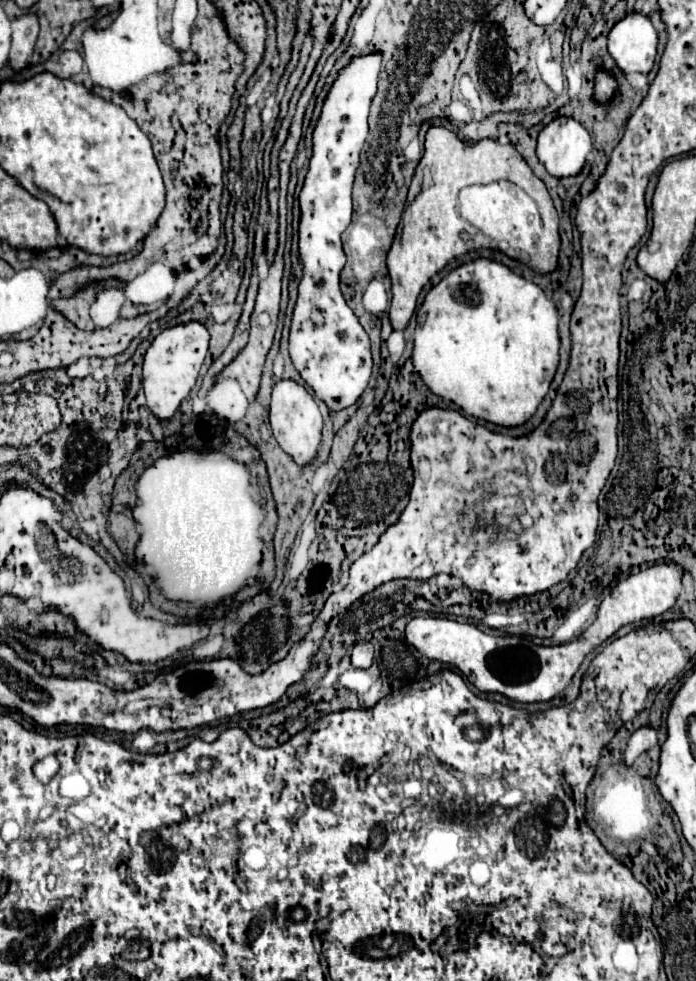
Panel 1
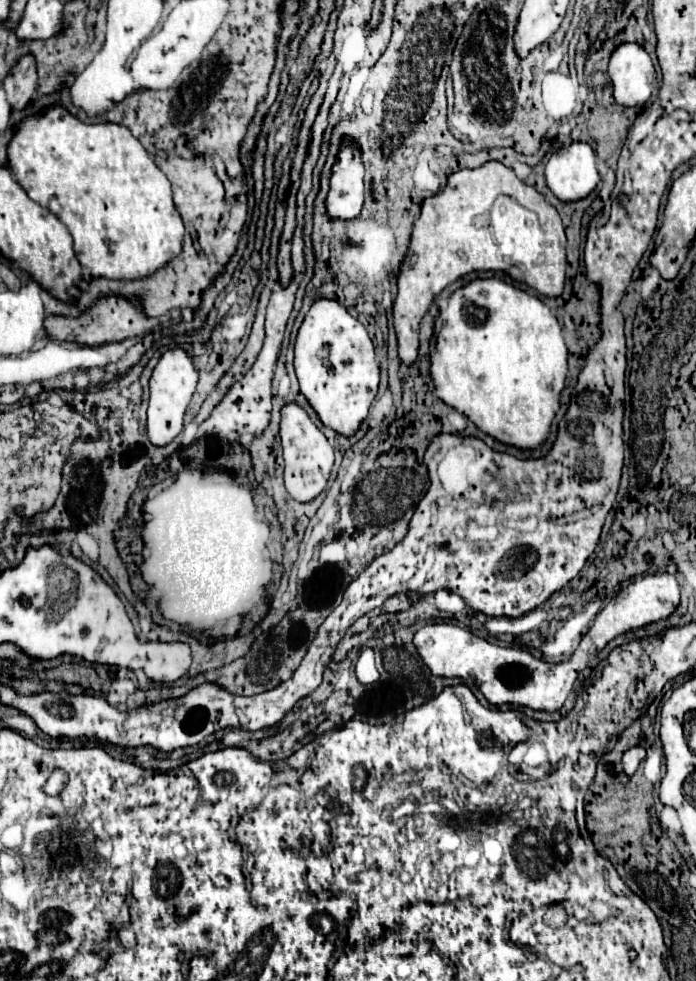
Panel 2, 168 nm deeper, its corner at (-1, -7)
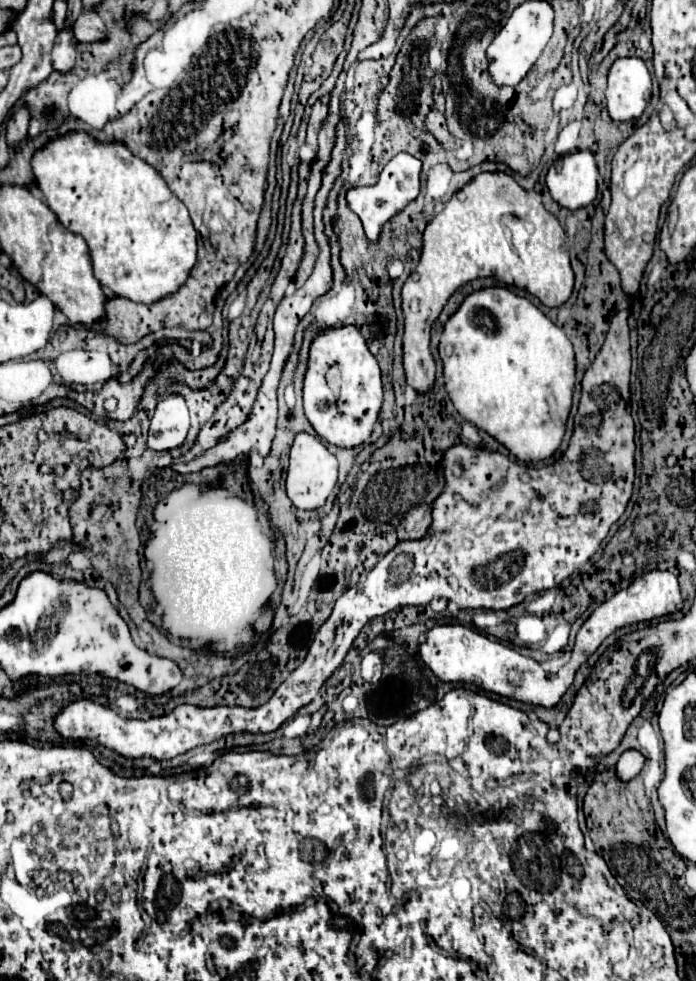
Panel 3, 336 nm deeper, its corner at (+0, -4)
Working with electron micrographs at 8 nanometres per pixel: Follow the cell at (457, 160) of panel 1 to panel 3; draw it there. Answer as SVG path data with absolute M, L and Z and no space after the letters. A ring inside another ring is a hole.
M479 172L447 202L441 214L435 214L423 230L423 250L415 272L405 280L401 308L405 316L403 366L407 382L417 392L427 392L435 382L435 362L429 352L429 334L433 320L441 314L449 296L465 282L479 276L495 276L517 288L529 290L545 306L561 306L573 290L573 270L565 244L565 230L557 218L543 208L535 192L521 188L507 172ZM513 214L533 224L545 224L545 238L537 240L537 264L523 264L523 254L513 250L501 218Z

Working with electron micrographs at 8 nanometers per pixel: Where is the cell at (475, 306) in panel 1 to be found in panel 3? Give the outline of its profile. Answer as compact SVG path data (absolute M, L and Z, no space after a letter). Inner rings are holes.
M491 286L491 288L481 288L471 292L463 304L455 310L455 314L451 314L451 318L447 320L447 324L443 326L443 334L441 334L441 342L439 342L439 356L443 362L443 376L445 376L445 390L455 406L455 410L471 424L475 424L477 428L485 430L487 434L491 434L497 442L501 442L505 448L509 448L511 454L515 454L519 460L523 462L537 462L543 458L549 458L561 444L561 438L565 434L565 424L567 424L567 416L571 410L571 396L573 396L573 386L575 386L575 358L573 358L573 350L571 350L571 342L567 340L565 332L555 326L533 302L529 302L525 296L519 296L515 292L511 292L505 286Z

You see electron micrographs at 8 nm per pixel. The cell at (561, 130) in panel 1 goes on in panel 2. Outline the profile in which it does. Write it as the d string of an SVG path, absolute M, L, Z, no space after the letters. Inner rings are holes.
M570 143L556 151L546 163L546 183L564 203L588 197L598 185L596 155L588 143Z

